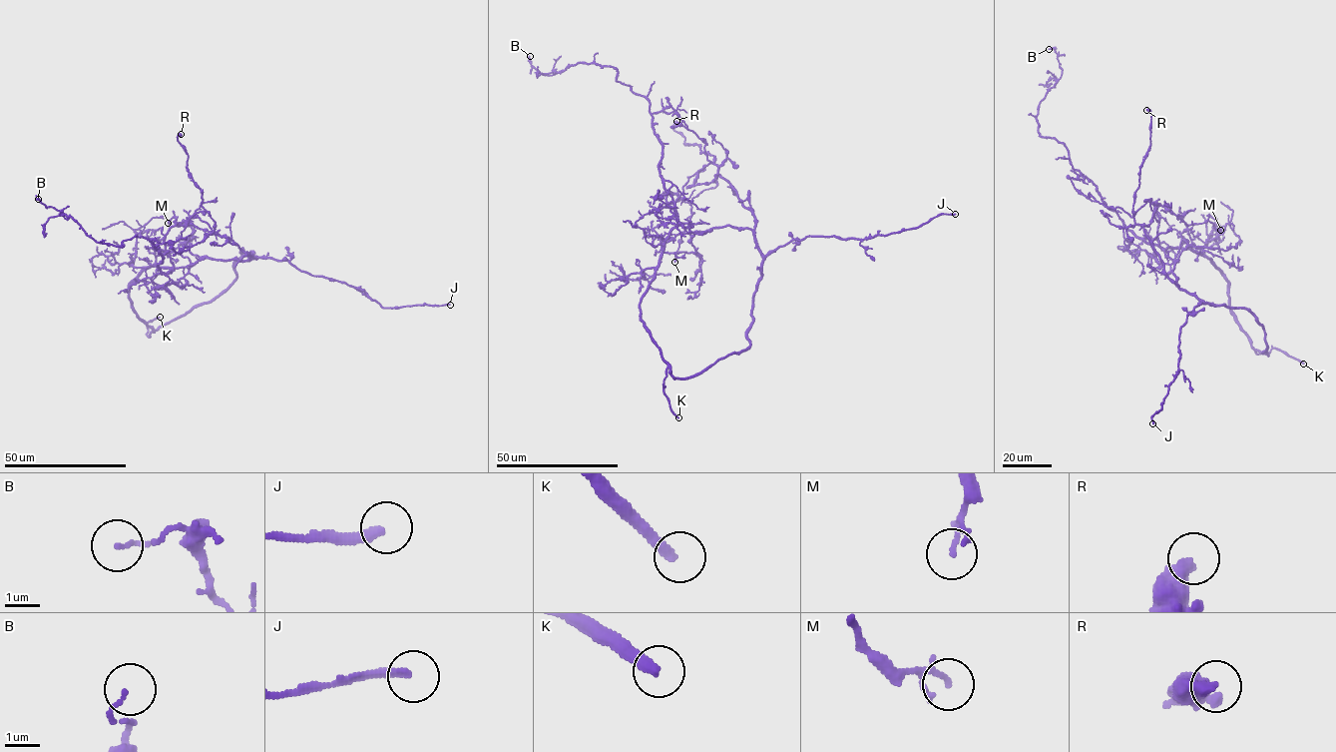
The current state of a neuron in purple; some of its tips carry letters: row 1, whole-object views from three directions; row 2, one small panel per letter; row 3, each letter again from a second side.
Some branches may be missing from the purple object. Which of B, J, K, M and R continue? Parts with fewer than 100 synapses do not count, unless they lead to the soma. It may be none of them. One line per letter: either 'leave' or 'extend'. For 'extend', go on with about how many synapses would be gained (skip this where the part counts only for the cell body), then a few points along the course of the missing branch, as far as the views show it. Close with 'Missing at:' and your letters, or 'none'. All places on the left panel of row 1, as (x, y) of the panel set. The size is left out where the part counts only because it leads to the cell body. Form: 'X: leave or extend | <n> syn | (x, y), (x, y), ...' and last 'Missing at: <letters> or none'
B: leave
J: extend | 160 syn
K: extend | (160, 317), (169, 312), (173, 319), (177, 347), (167, 360), (170, 365), (172, 362)
M: leave
R: leave
Missing at: J, K

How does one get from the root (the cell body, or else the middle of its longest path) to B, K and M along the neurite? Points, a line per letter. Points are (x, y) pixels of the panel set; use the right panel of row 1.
B: (1150, 256), (1148, 238), (1107, 207), (1062, 143), (1040, 134), (1038, 106), (1063, 71), (1049, 49)
K: (1150, 256), (1170, 264), (1186, 229), (1191, 249), (1228, 283), (1233, 316), (1254, 352), (1276, 348), (1303, 364)
M: (1150, 256), (1148, 238), (1142, 238), (1158, 244), (1154, 205), (1186, 224), (1208, 221), (1220, 230)

